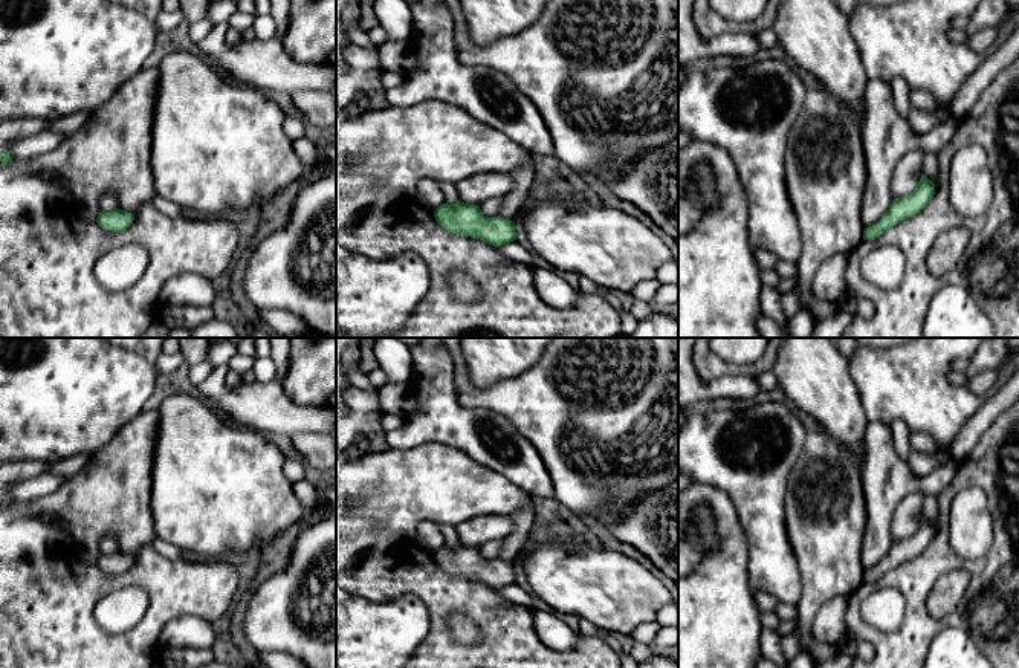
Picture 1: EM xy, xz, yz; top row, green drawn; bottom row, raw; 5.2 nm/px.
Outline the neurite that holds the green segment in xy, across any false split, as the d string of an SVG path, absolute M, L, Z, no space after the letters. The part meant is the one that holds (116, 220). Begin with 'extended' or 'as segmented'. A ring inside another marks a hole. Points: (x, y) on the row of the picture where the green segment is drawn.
as segmented | M118 208L112 212L101 211L96 222L102 229L118 232L127 229L133 220L133 214Z

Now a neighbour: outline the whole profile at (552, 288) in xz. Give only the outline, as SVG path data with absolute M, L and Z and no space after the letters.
M533 269L535 287L539 298L553 307L571 309L579 300L577 289L571 287L558 271Z

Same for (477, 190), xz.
M484 173L455 183L458 199L467 205L477 205L506 197L513 190L512 174Z

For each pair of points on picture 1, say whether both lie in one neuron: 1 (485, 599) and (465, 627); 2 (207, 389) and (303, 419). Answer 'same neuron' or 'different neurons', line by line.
1: different neurons
2: same neuron

